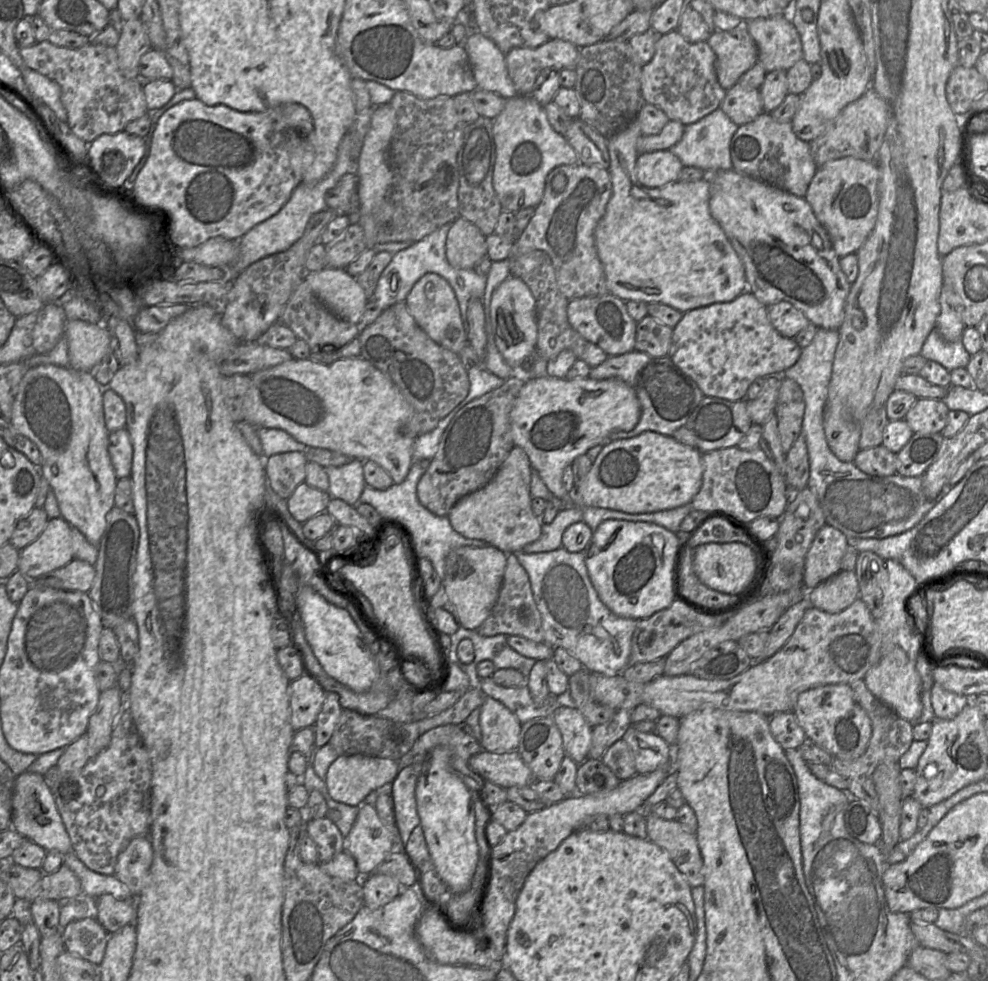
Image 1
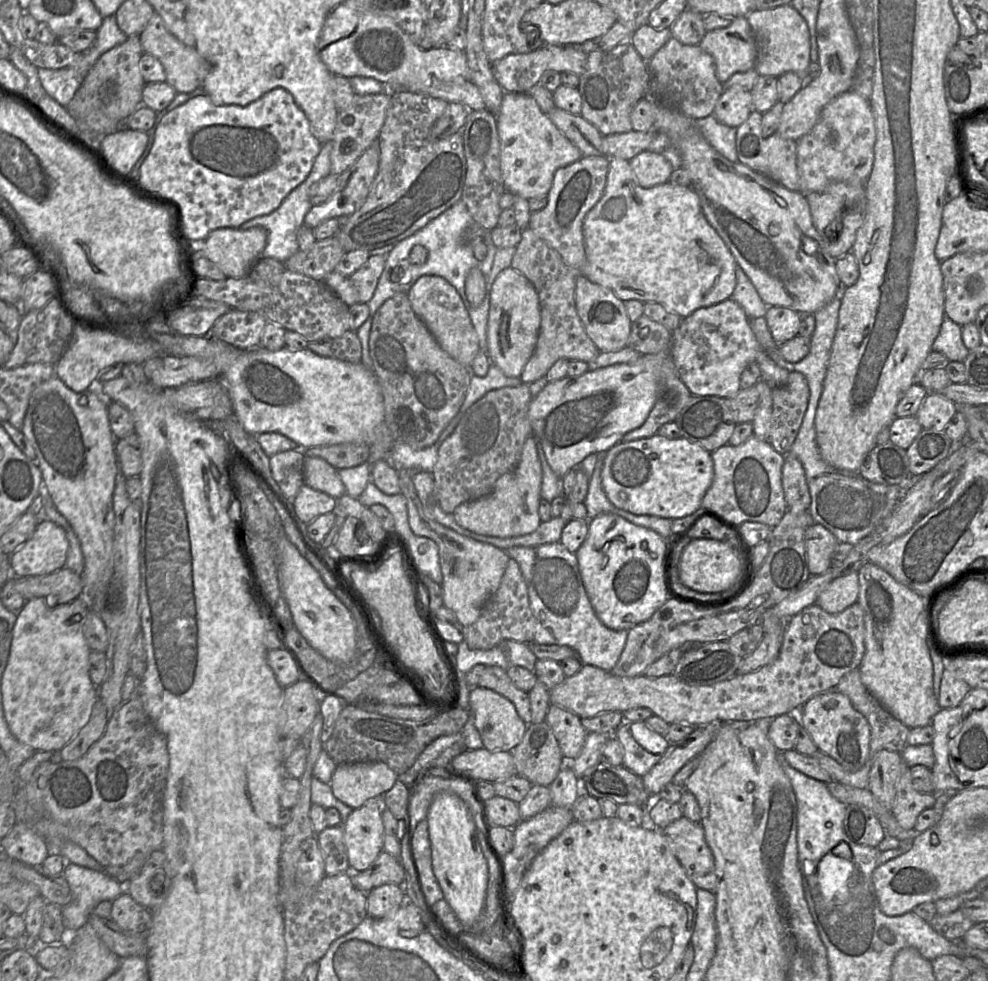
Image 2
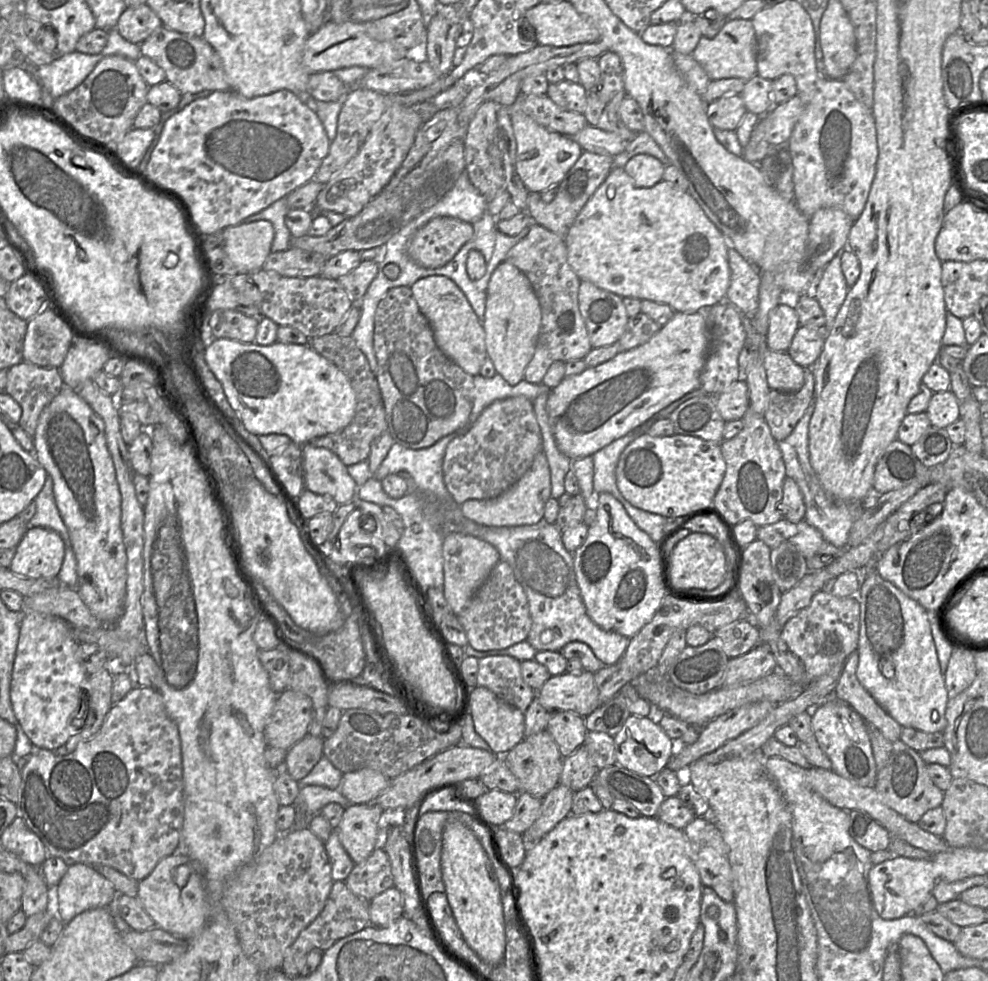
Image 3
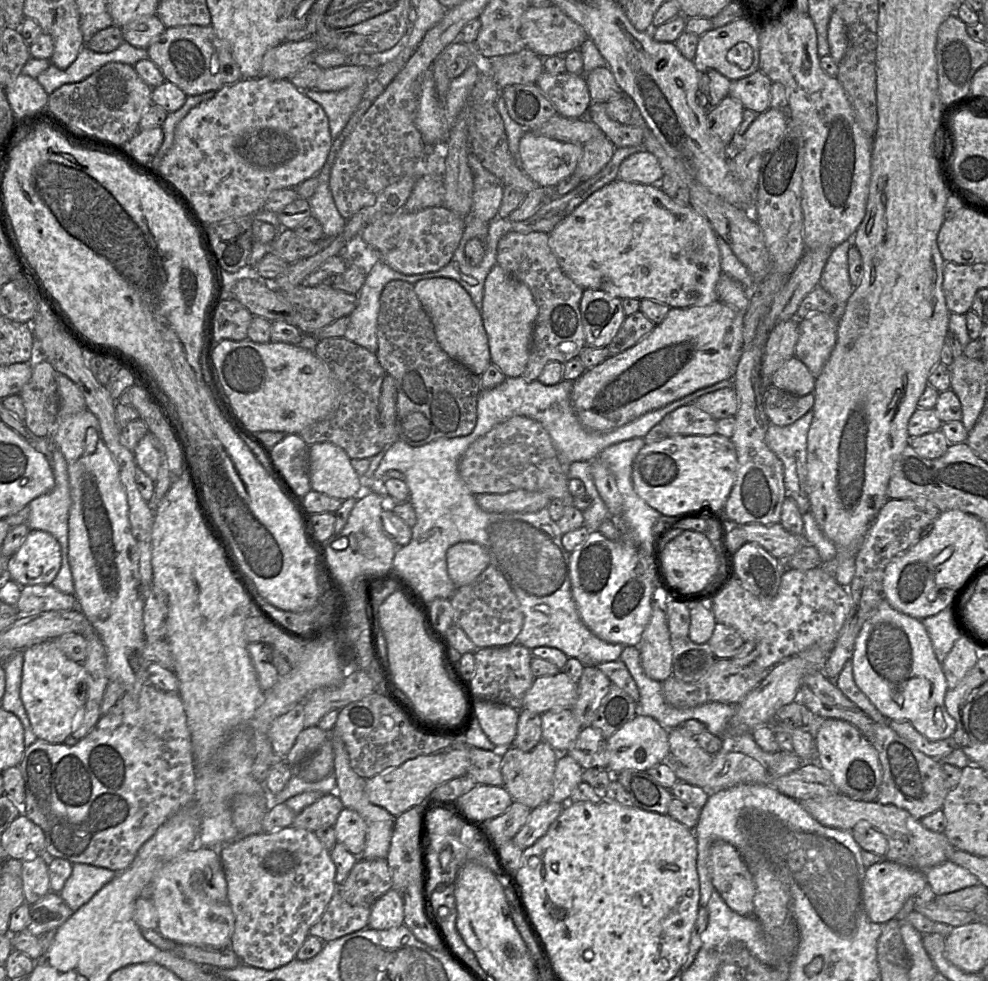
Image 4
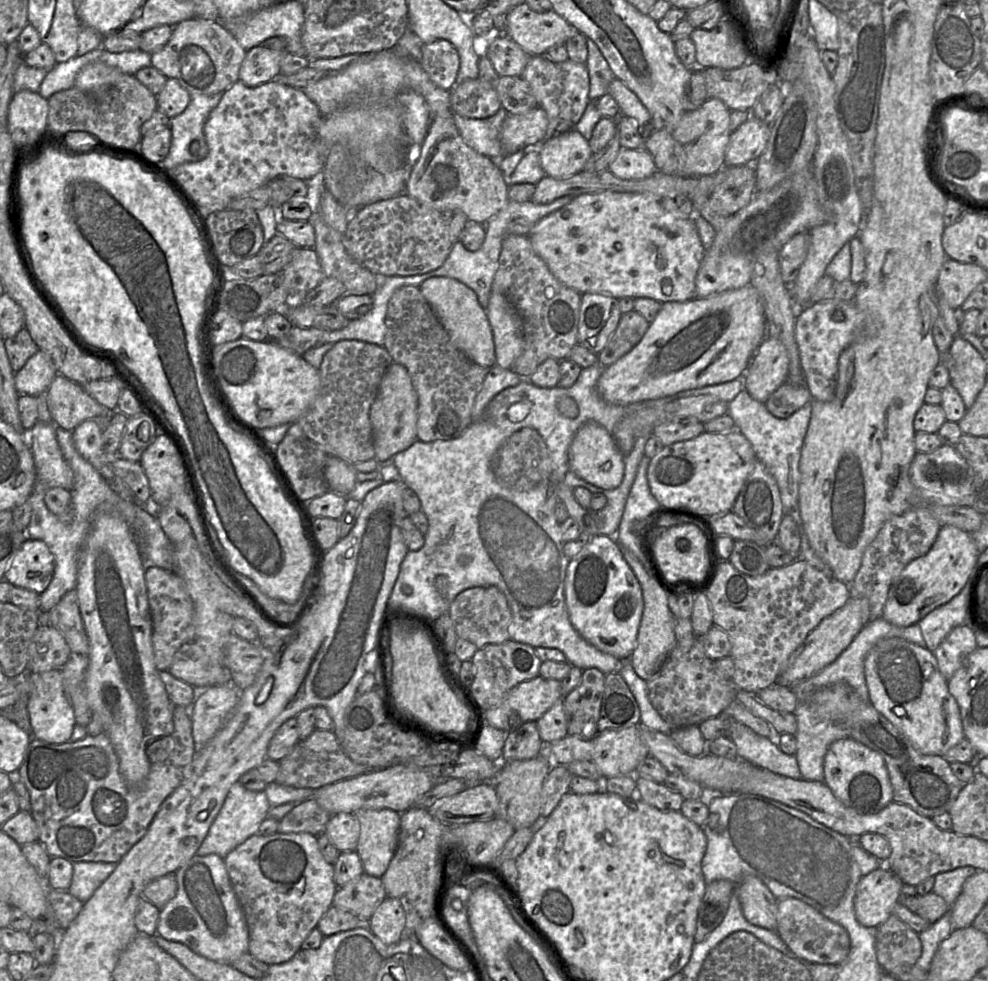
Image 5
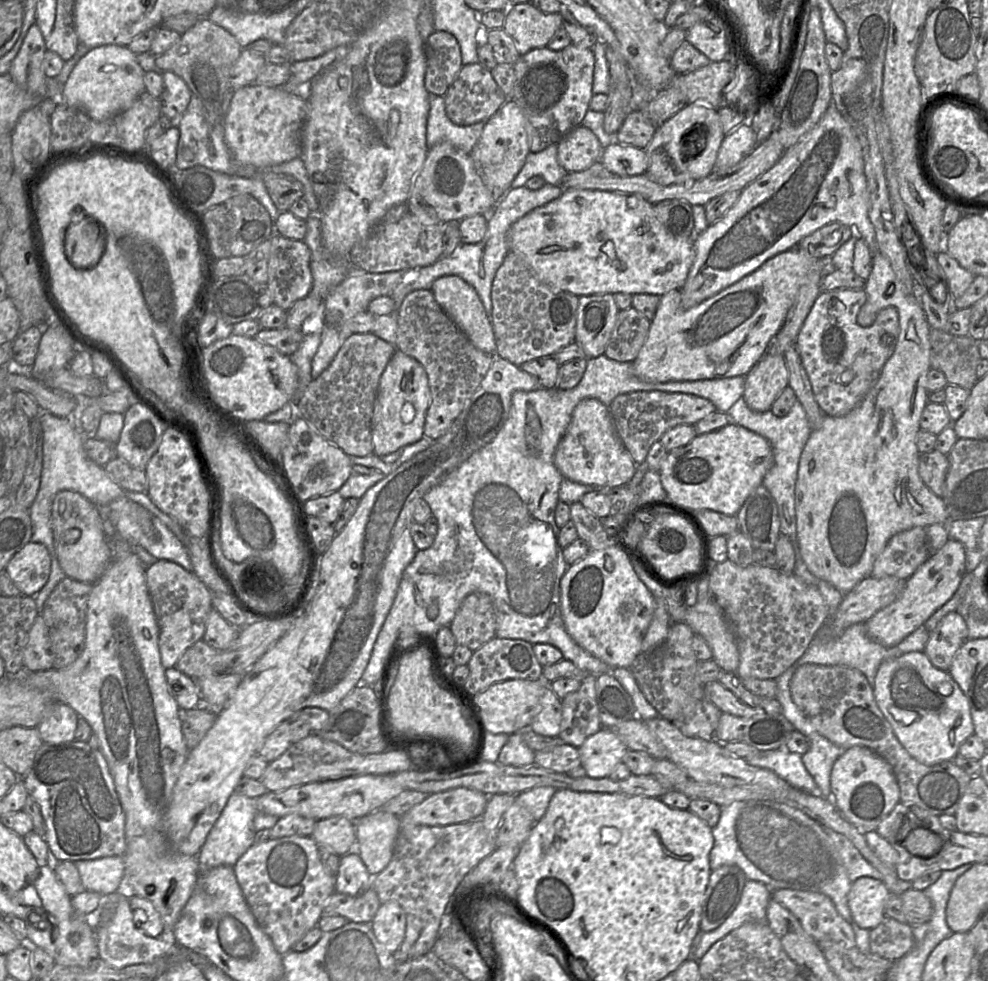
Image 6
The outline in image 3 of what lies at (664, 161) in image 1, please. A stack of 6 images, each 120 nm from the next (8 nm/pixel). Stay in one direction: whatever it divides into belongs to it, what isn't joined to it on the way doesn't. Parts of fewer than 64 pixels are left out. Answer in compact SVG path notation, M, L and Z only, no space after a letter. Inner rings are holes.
M638 154L623 167L639 188L651 188L663 180L665 165L657 158Z

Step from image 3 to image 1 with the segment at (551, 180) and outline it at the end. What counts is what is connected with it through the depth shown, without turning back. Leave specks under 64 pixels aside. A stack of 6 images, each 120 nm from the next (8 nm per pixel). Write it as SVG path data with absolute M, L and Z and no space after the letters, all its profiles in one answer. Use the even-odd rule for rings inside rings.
M518 95L506 100L503 111L494 119L493 137L496 149L493 187L503 211L517 213L528 207L537 207L544 195L547 175L555 167L579 163L573 147L550 125L544 106L541 106L531 96Z

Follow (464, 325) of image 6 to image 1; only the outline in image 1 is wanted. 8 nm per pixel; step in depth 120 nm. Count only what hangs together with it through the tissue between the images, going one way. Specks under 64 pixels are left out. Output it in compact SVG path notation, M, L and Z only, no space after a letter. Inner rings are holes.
M426 273L408 293L405 304L419 327L437 344L459 355L468 345L467 328L461 319L459 303L449 282L436 273Z

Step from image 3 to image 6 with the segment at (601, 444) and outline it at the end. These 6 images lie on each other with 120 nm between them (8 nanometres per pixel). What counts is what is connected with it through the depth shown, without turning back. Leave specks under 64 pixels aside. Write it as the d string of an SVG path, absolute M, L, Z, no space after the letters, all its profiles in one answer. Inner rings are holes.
M799 247L782 252L766 261L760 268L735 284L700 304L683 309L680 290L672 290L660 297L647 339L632 362L637 377L648 382L698 381L736 376L746 377L767 354L773 338L782 328L799 289L808 283L811 271L825 273L831 268L829 260L815 259Z

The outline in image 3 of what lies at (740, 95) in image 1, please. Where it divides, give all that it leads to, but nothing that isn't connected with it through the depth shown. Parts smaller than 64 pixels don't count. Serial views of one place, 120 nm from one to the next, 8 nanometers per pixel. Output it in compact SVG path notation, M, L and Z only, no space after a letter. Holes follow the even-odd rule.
M728 95L706 105L706 114L713 128L735 131L747 112L741 96Z

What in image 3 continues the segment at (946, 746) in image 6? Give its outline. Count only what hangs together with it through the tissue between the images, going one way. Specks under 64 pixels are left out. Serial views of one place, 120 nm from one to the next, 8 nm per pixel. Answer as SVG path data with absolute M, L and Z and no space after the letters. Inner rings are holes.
M872 571L865 577L857 599L860 604L860 628L856 650L858 681L902 727L928 733L943 732L947 722L945 711L949 698L931 633L930 617L933 613L929 613L894 584L884 580L877 571Z

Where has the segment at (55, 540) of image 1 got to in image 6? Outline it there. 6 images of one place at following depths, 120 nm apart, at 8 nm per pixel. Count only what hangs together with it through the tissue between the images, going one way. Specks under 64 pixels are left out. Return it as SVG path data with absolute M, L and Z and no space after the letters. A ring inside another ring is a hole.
M30 541L10 558L4 572L18 588L20 595L34 595L48 580L49 552L42 543Z

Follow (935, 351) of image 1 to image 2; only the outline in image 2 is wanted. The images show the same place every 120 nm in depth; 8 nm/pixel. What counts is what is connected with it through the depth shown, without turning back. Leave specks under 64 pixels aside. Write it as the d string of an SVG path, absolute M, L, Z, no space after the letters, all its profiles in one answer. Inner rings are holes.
M945 317L939 334L932 345L932 351L940 352L951 361L963 362L968 356L969 350L962 340L962 326Z

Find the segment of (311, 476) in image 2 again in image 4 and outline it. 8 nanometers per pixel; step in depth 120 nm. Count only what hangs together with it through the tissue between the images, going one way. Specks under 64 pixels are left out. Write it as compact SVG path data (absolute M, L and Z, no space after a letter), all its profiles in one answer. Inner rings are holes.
M320 442L310 445L309 457L312 490L339 500L346 500L355 496L361 486L361 477L351 465L351 459L345 450L330 442Z

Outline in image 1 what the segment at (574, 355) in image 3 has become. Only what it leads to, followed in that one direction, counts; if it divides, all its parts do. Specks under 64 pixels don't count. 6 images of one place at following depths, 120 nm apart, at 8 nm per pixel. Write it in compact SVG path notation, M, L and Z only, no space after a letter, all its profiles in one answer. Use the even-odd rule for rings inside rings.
M533 250L511 261L511 274L526 283L536 302L538 338L535 357L548 361L564 350L571 350L578 359L585 361L591 368L603 363L609 356L596 344L580 335L568 321L567 307L570 300L557 286L556 273L550 256L542 250Z

